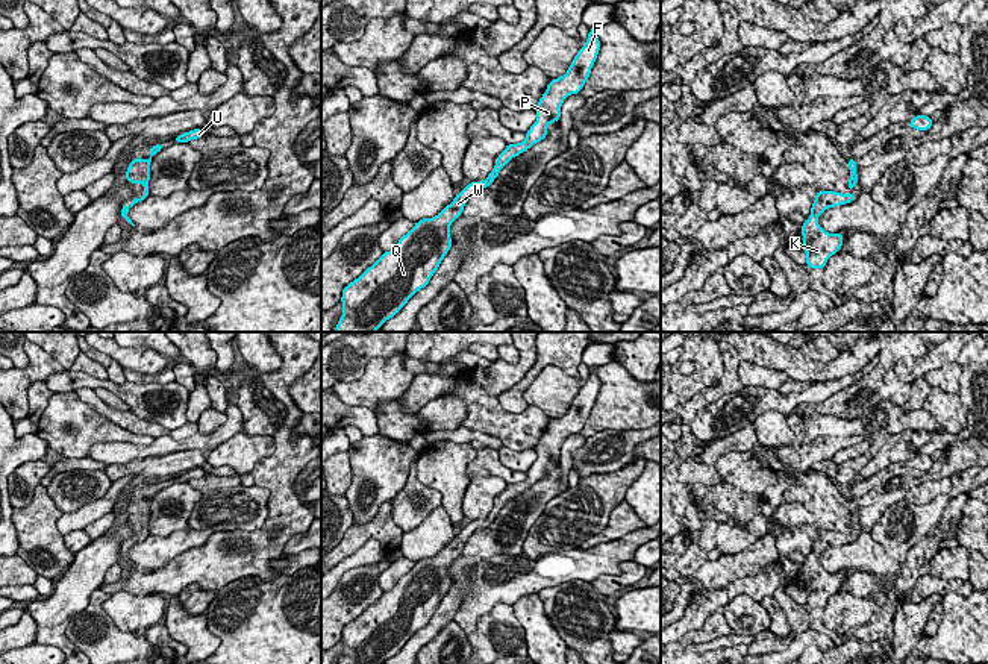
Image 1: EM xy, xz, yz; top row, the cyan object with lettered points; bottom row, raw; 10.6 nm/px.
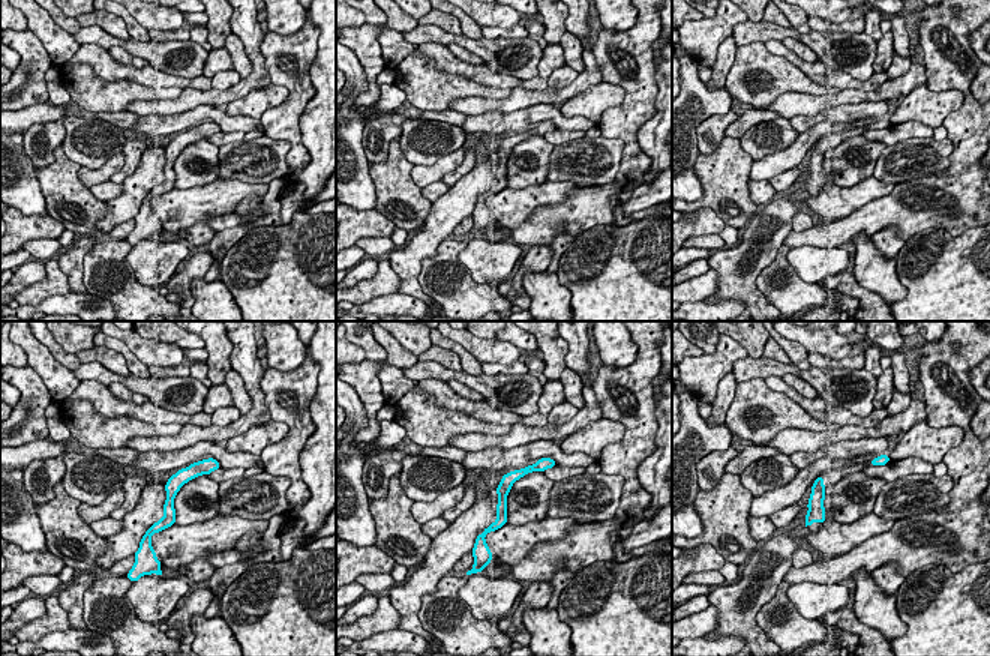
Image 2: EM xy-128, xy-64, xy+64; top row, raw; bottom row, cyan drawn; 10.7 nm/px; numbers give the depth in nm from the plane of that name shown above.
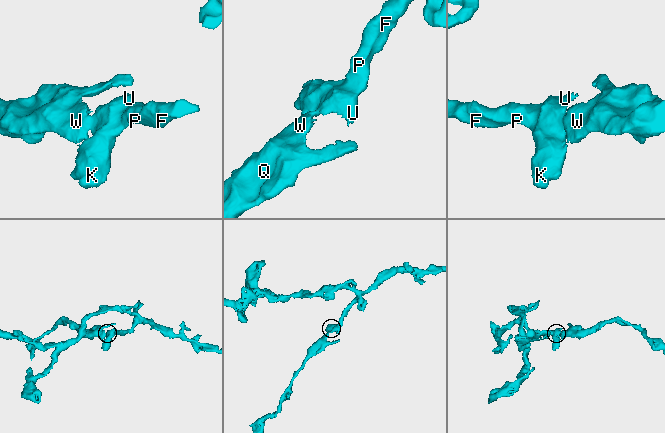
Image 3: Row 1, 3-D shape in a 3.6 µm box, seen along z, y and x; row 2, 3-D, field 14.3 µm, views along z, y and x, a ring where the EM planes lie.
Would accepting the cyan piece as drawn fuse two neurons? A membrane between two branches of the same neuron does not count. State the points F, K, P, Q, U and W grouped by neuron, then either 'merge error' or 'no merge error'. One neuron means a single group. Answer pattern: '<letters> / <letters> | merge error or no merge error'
F K P Q U W | no merge error

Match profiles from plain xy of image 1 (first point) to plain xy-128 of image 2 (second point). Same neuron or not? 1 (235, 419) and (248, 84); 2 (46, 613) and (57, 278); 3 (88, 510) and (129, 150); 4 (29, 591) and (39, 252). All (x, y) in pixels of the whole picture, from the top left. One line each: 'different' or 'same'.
1: same
2: different
3: different
4: same

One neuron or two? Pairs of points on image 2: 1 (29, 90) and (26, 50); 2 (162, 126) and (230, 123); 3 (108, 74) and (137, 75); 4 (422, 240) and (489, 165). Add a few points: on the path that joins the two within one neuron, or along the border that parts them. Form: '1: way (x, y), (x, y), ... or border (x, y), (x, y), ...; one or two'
1: way (30, 80), (33, 60); one
2: way (179, 122), (198, 113), (213, 113); one
3: way (116, 74), (129, 74); one
4: way (440, 222), (474, 183); one

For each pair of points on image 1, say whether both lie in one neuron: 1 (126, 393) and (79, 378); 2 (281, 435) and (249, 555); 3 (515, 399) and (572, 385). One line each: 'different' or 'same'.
1: same
2: same
3: different

